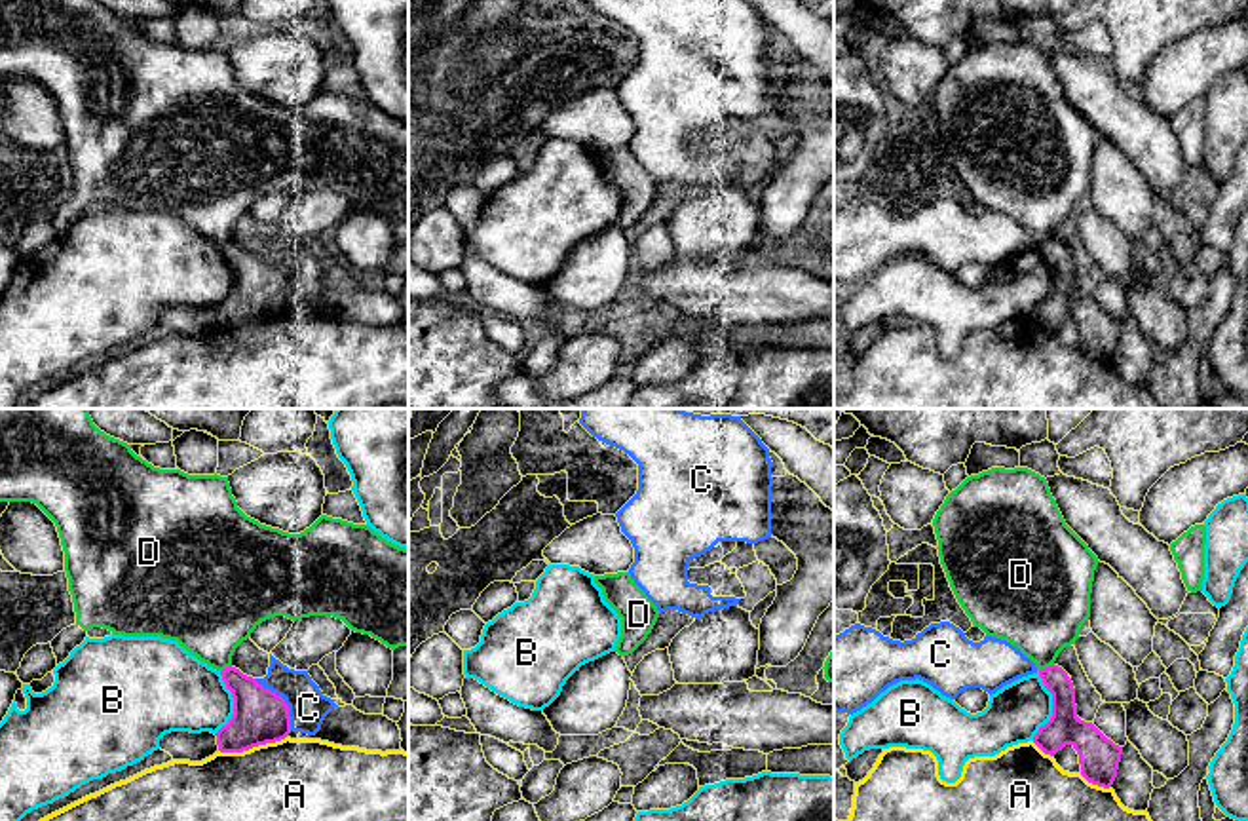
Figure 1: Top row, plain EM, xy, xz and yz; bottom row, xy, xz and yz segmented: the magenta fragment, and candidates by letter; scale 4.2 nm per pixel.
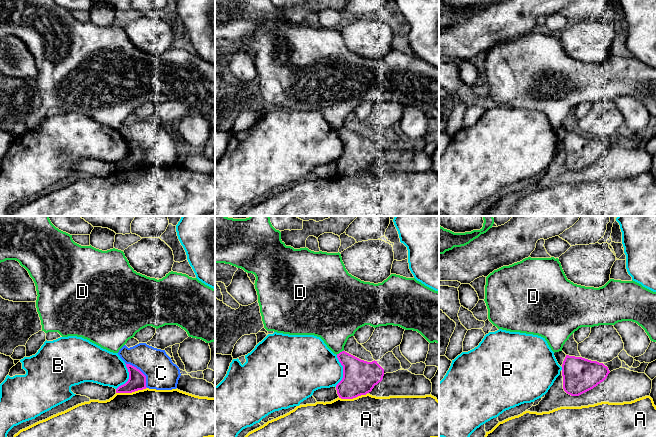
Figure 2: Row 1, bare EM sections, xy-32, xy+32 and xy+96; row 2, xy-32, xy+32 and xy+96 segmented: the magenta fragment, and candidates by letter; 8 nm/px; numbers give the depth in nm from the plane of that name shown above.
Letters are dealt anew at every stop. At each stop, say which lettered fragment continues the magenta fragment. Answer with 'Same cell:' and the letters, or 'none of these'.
Same cell: none of these

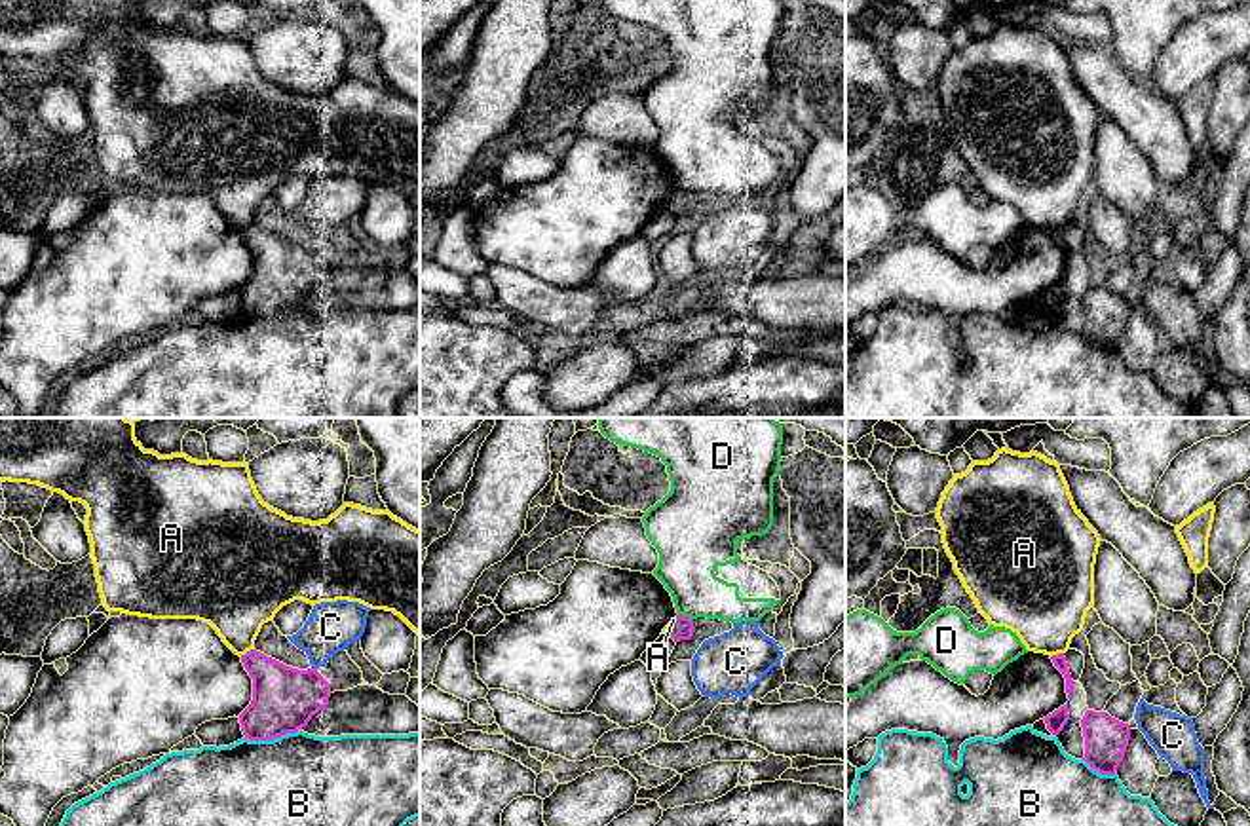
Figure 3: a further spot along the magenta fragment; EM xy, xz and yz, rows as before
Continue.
Same cell: none of these

